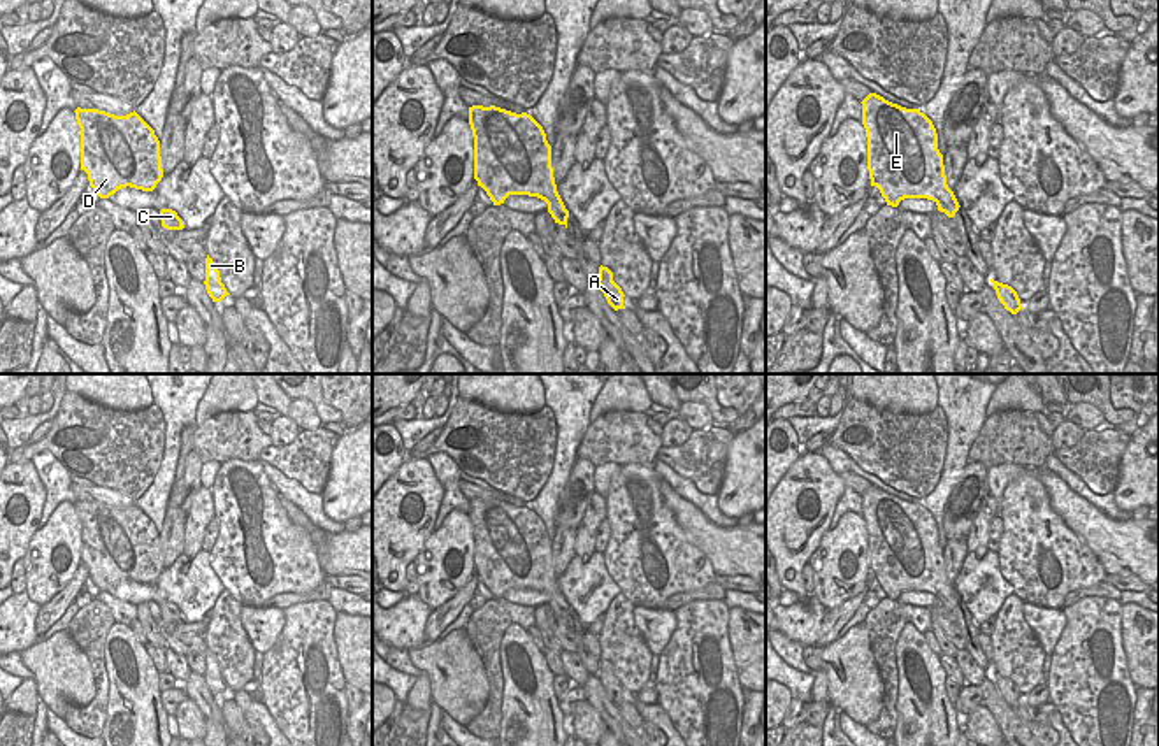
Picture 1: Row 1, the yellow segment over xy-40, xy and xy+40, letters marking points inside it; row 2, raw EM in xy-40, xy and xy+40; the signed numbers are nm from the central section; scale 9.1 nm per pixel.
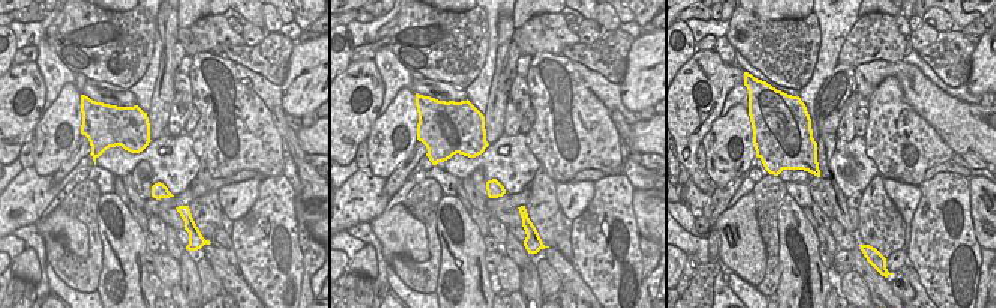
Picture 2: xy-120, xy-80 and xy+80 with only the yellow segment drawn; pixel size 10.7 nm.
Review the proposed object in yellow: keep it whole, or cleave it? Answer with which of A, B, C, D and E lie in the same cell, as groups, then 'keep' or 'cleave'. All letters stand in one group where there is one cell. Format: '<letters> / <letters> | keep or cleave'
A B C D E | keep

